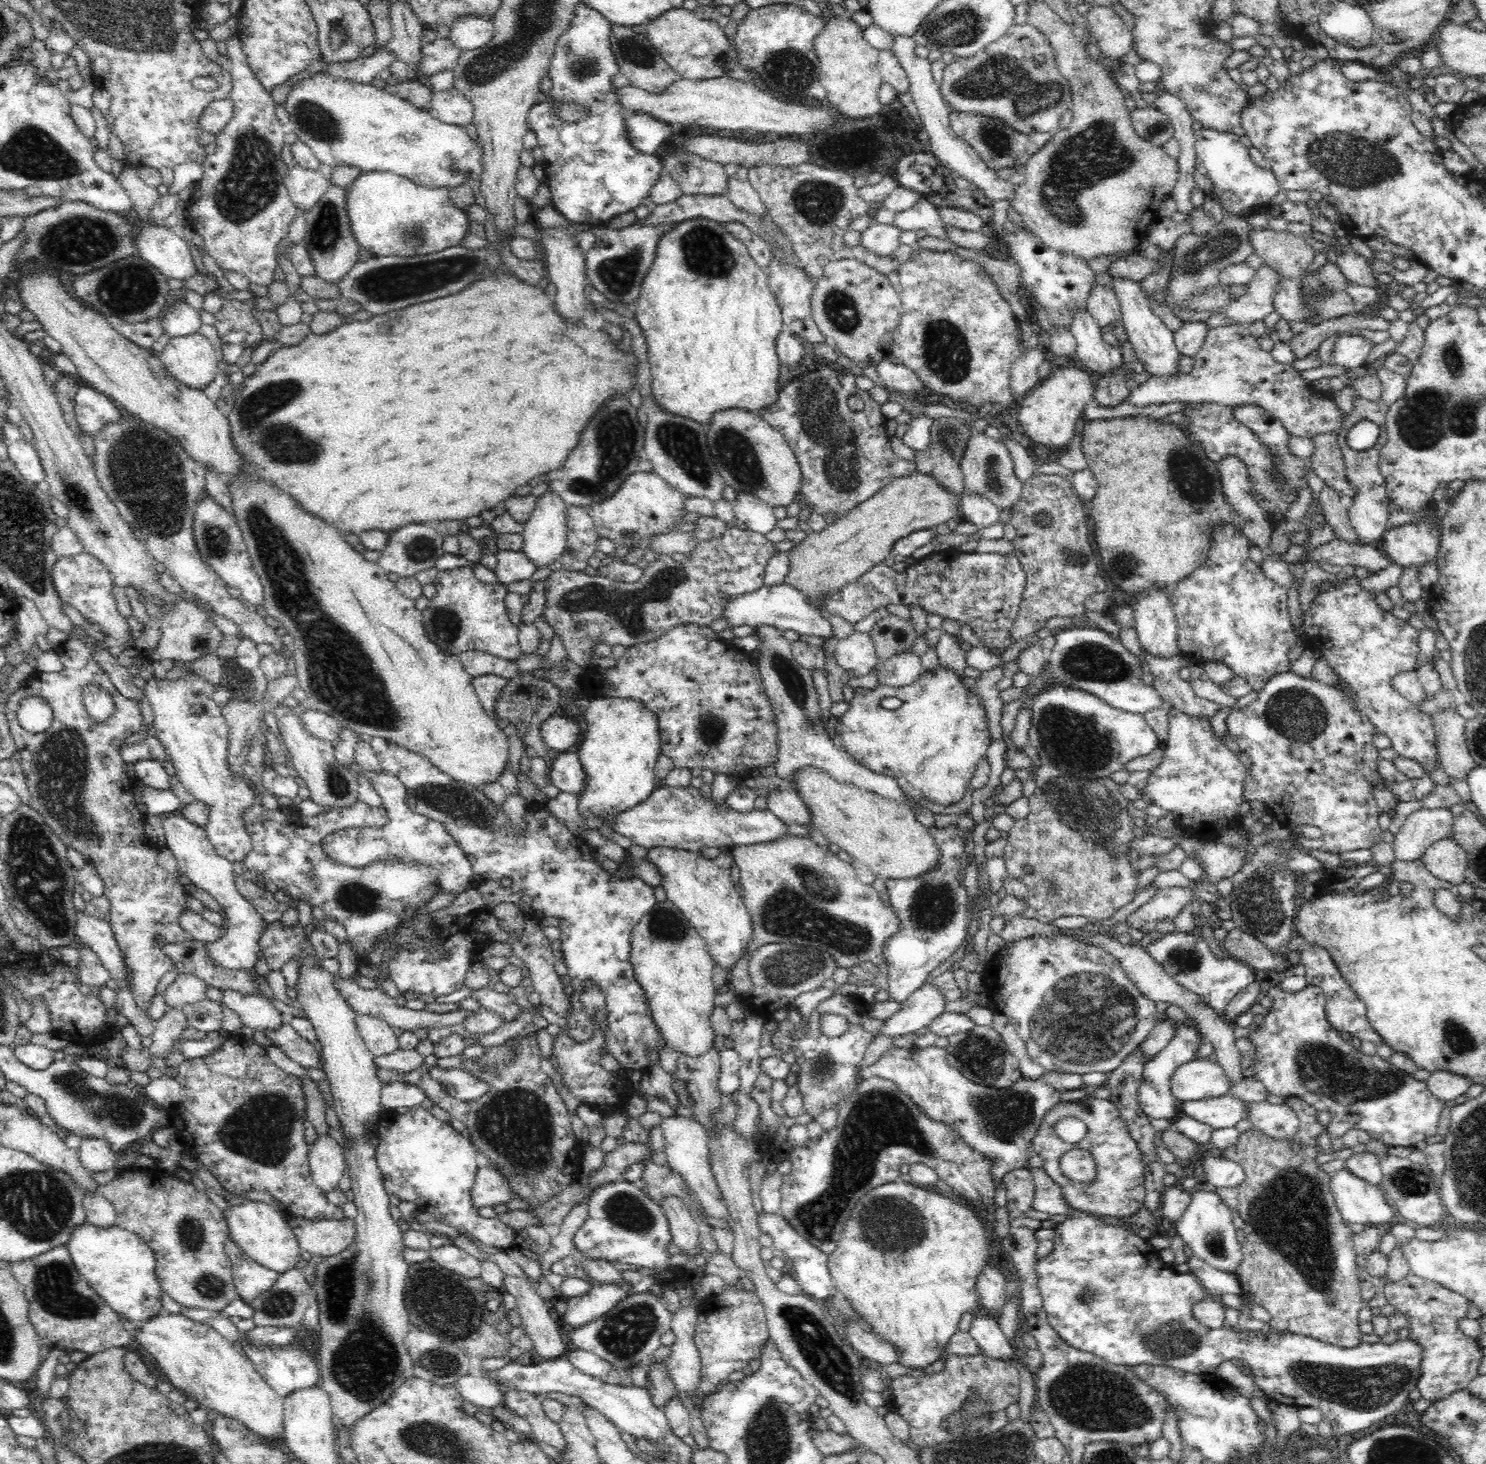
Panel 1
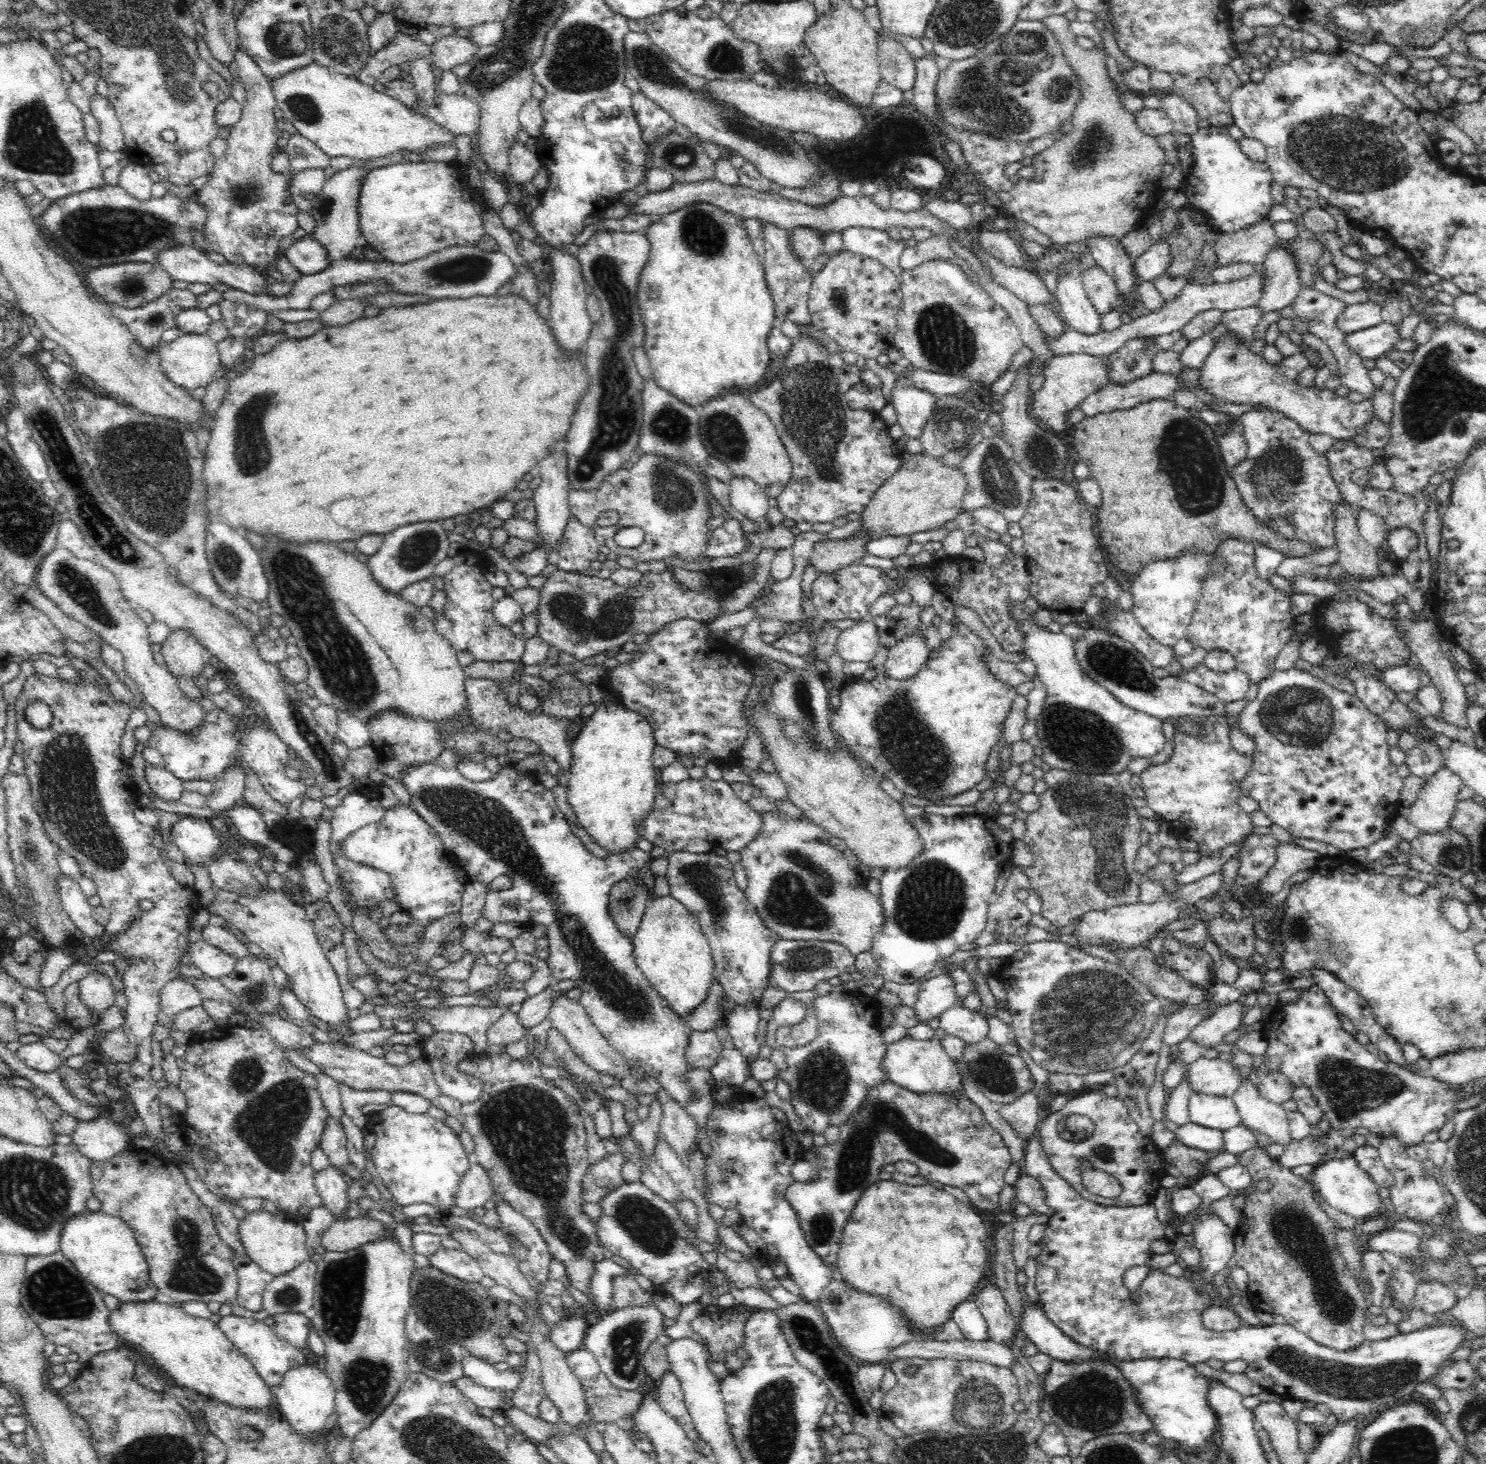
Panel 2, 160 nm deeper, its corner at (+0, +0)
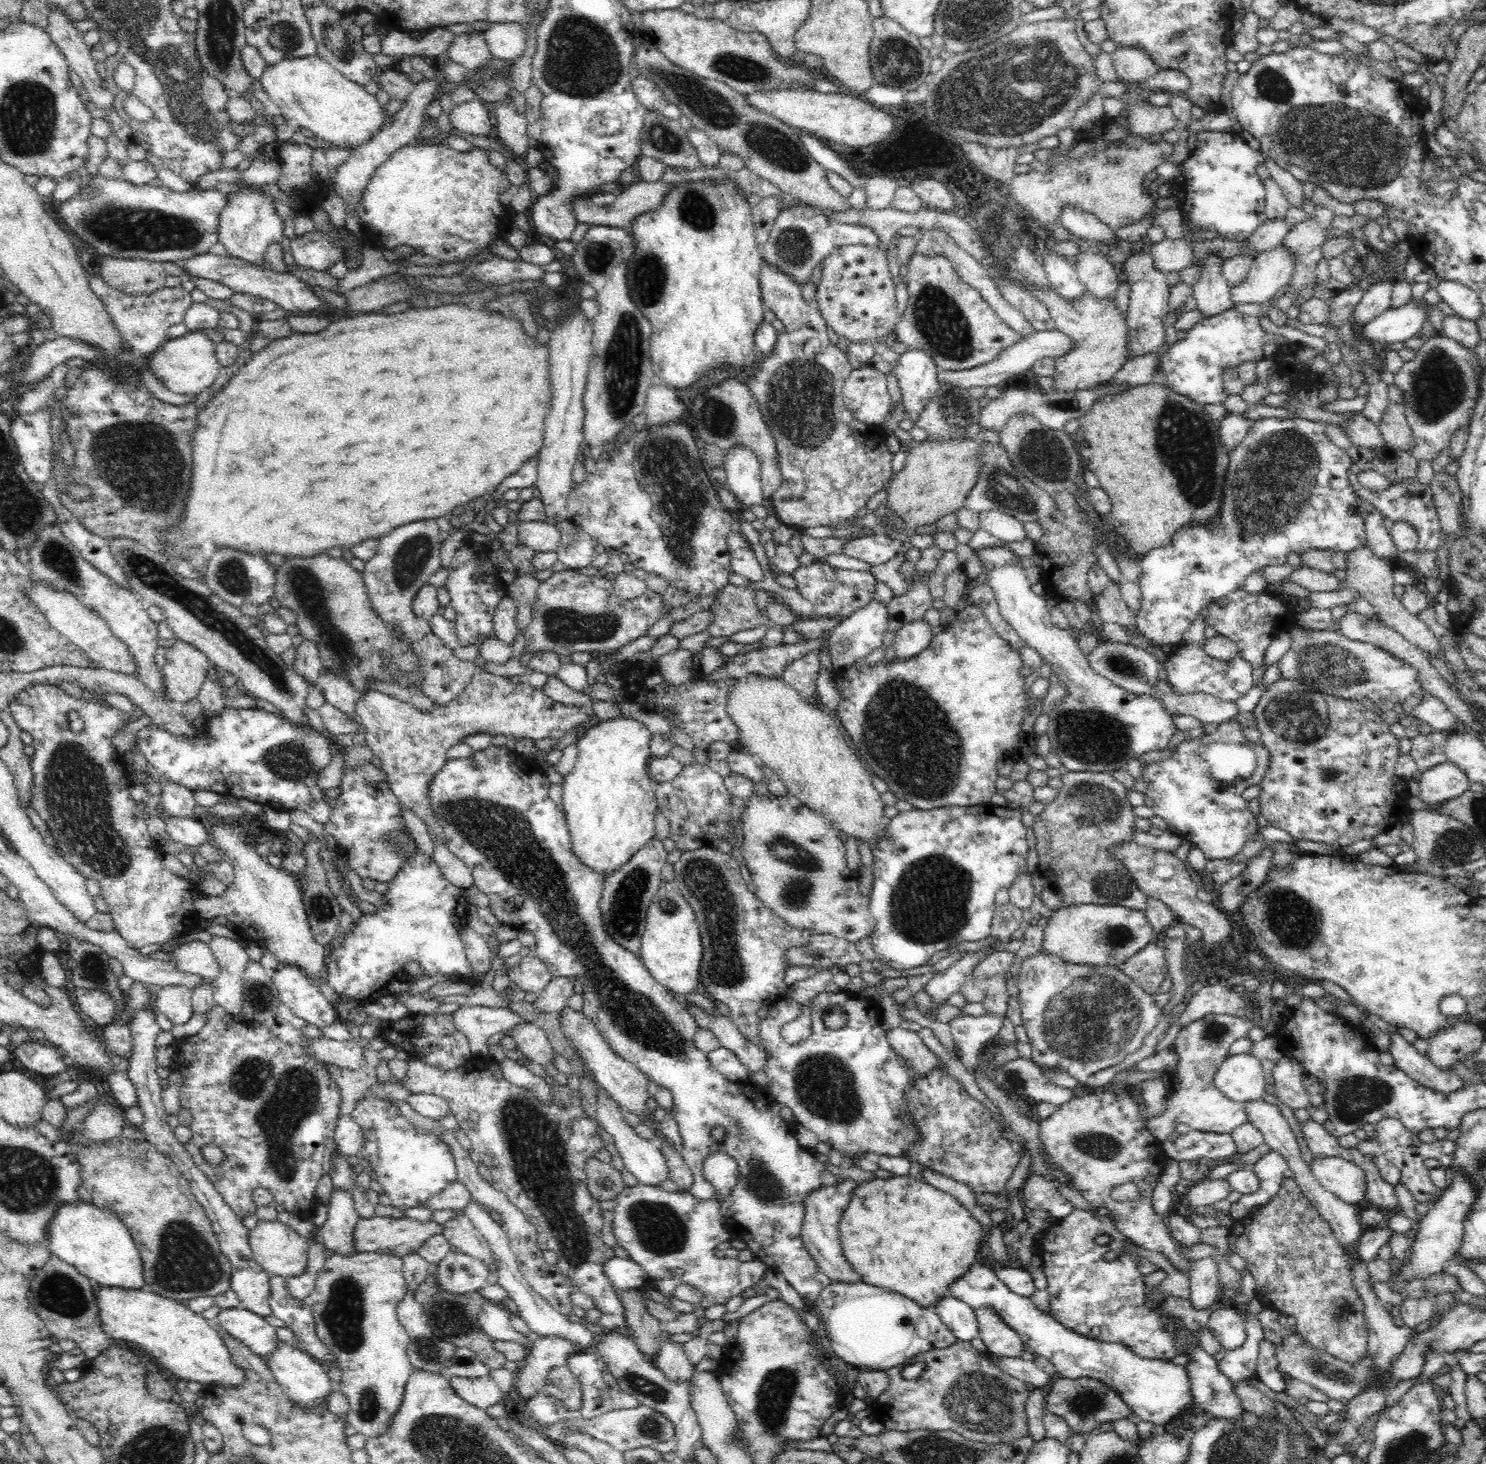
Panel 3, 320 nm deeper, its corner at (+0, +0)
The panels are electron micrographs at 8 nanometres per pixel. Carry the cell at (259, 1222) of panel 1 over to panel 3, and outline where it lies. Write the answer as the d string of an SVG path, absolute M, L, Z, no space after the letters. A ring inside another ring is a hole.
M259 1221L248 1232L254 1260L271 1275L284 1278L306 1270L309 1243L292 1227L275 1221Z

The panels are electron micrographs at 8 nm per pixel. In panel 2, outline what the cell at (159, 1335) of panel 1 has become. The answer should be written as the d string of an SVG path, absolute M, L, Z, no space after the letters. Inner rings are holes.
M152 1299L127 1303L120 1301L118 1307L111 1311L109 1323L112 1331L118 1337L140 1346L146 1354L150 1354L178 1385L196 1390L209 1403L222 1402L225 1406L255 1412L268 1410L272 1404L278 1404L278 1398L276 1398L273 1388L270 1388L257 1374L249 1358L240 1353L239 1348L220 1331L214 1320L192 1316L184 1311L182 1306L176 1307L173 1304L160 1303L156 1299Z

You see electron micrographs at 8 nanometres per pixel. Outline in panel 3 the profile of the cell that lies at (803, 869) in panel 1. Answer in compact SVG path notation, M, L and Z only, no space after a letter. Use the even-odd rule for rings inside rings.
M770 791L766 794L752 793L746 801L739 816L743 832L741 850L757 889L755 896L793 928L830 934L852 943L871 937L876 919L870 913L870 900L859 891L857 873L848 869L845 841L838 837L840 829L834 821L815 813L790 792L784 796L775 796Z

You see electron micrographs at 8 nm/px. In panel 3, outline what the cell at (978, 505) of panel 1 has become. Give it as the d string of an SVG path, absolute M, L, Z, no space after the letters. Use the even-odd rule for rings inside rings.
M998 510L979 514L979 526L1005 543L1024 540L1027 537L1022 524L1023 522L1014 516Z

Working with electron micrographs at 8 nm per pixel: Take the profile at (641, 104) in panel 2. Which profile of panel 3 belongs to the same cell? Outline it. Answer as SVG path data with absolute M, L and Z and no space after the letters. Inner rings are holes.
M638 75L633 80L633 89L646 111L656 111L674 120L681 117L682 111L676 105L669 103L666 97L662 97L664 94L660 93L660 89L654 85L652 80Z

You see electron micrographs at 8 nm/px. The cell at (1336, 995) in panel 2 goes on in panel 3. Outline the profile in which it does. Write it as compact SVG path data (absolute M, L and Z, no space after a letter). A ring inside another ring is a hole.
M1397 1031L1389 1035L1391 1043L1388 1051L1394 1057L1394 1064L1400 1070L1407 1072L1409 1077L1418 1084L1428 1086L1443 1094L1450 1094L1467 1085L1467 1082L1456 1073L1436 1067L1428 1056L1421 1055L1418 1049L1412 1043L1408 1043Z

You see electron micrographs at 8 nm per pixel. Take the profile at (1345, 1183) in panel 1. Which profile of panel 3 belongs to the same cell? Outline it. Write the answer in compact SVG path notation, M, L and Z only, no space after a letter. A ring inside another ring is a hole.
M1338 1156L1314 1157L1311 1169L1324 1189L1332 1191L1341 1201L1360 1208L1365 1199L1366 1175L1359 1166Z

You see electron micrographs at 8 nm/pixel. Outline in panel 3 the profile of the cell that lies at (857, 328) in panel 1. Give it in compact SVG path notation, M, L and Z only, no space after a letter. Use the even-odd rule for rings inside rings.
M848 245L836 247L825 259L825 265L822 271L822 277L820 282L817 285L817 292L815 294L815 299L813 305L816 306L816 309L820 311L822 318L824 318L826 326L830 326L838 336L842 338L847 338L848 341L854 343L868 342L878 346L879 341L884 341L886 336L892 332L892 329L895 328L899 322L898 317L898 308L896 307L896 297L895 290L896 285L892 281L890 270L888 269L888 260L886 259L886 252L878 247L864 246L864 245Z

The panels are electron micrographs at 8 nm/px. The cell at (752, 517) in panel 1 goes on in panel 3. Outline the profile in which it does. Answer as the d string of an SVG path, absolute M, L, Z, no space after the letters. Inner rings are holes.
M734 446L724 453L726 488L732 491L741 506L752 508L762 504L760 459L746 446Z

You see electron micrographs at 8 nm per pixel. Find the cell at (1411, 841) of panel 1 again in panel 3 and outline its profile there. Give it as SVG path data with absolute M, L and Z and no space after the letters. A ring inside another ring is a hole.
M1447 760L1422 773L1422 777L1419 780L1420 794L1418 797L1424 801L1424 809L1440 812L1439 806L1443 802L1458 798L1463 792L1470 789L1470 783L1464 770Z

